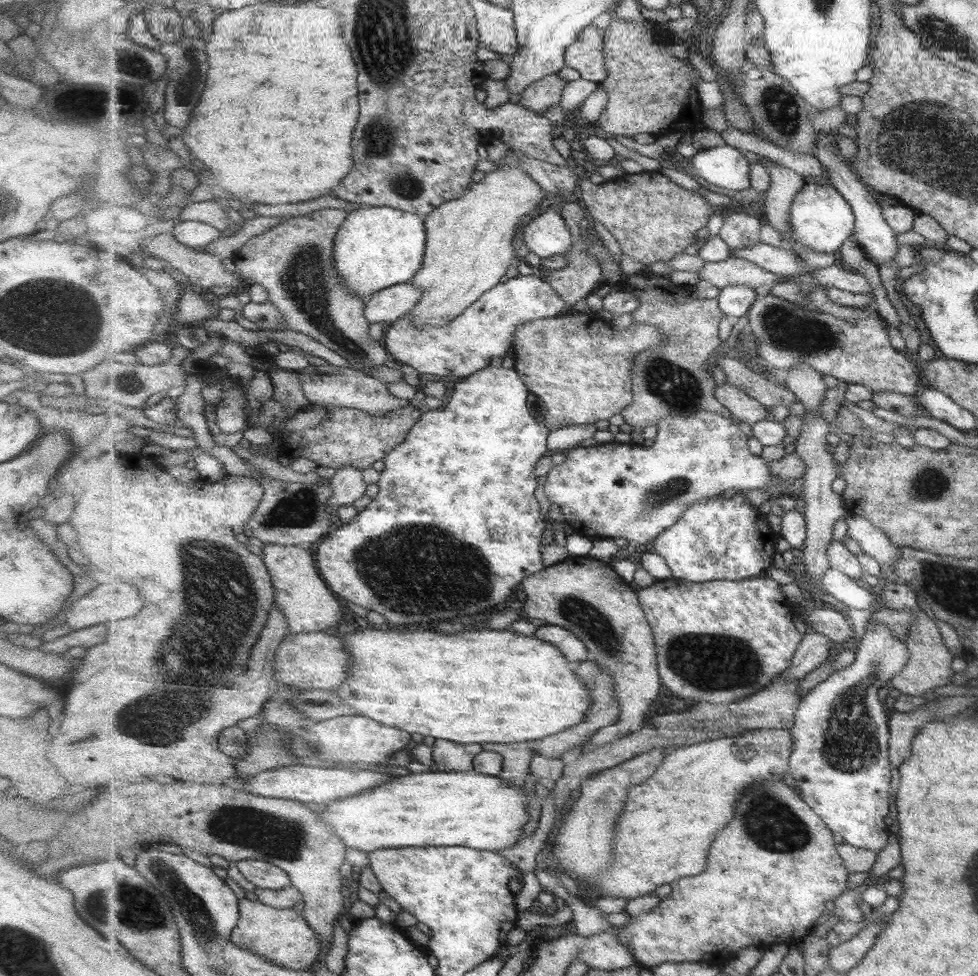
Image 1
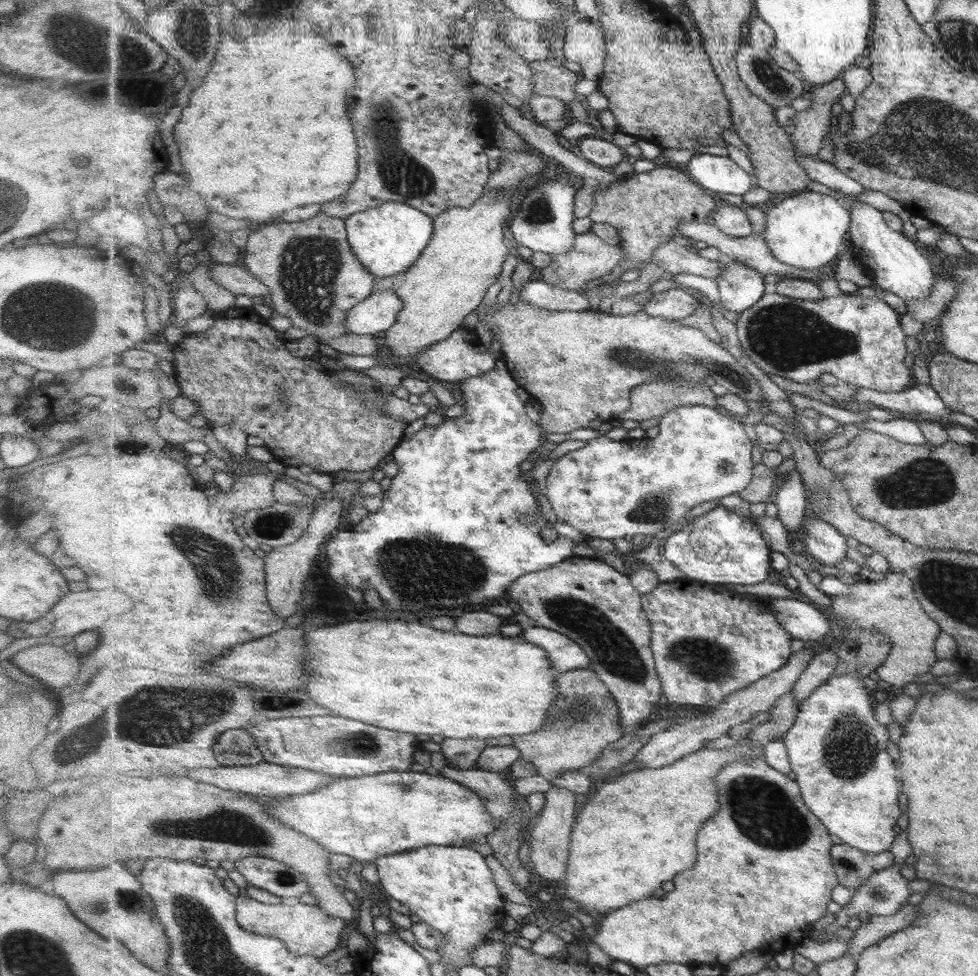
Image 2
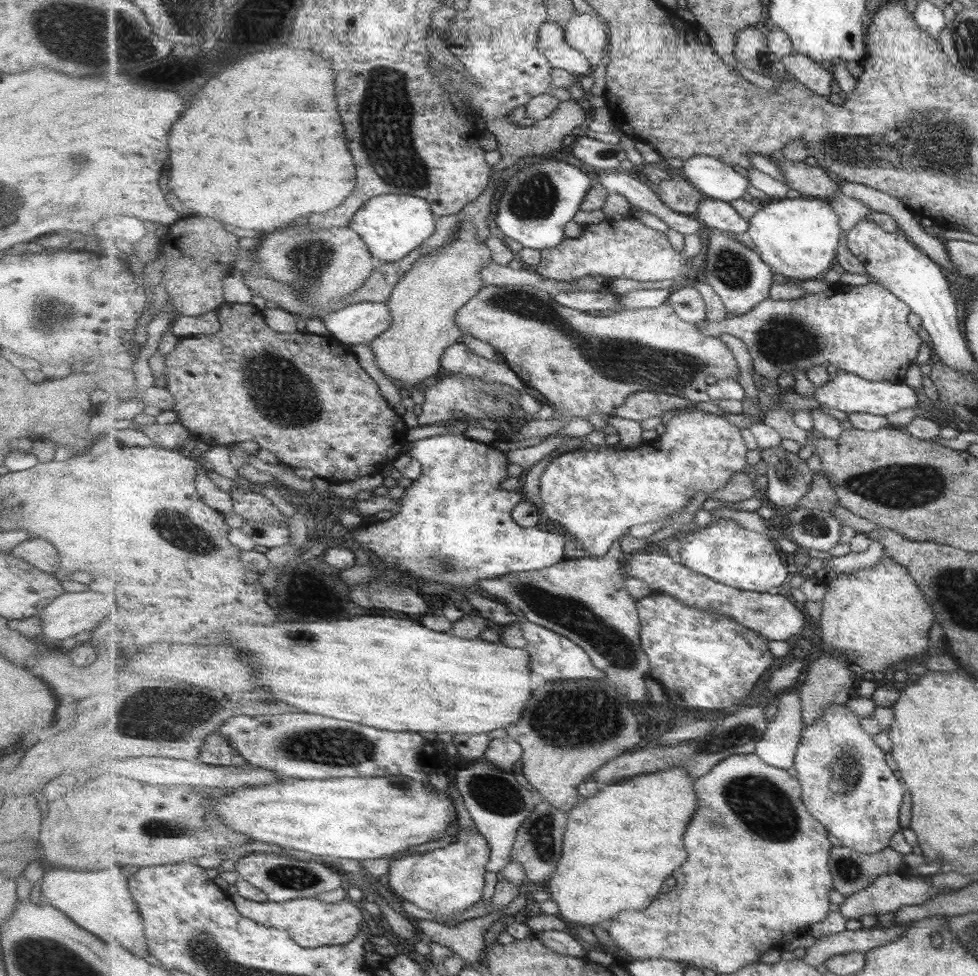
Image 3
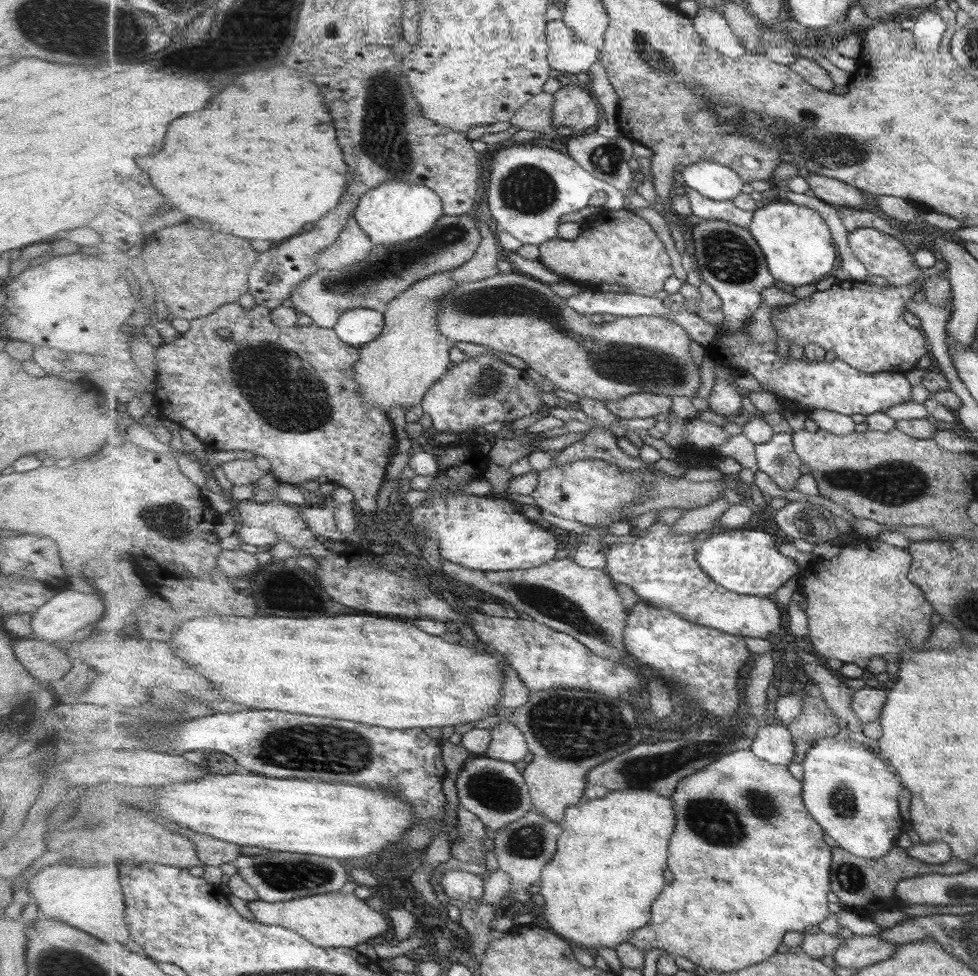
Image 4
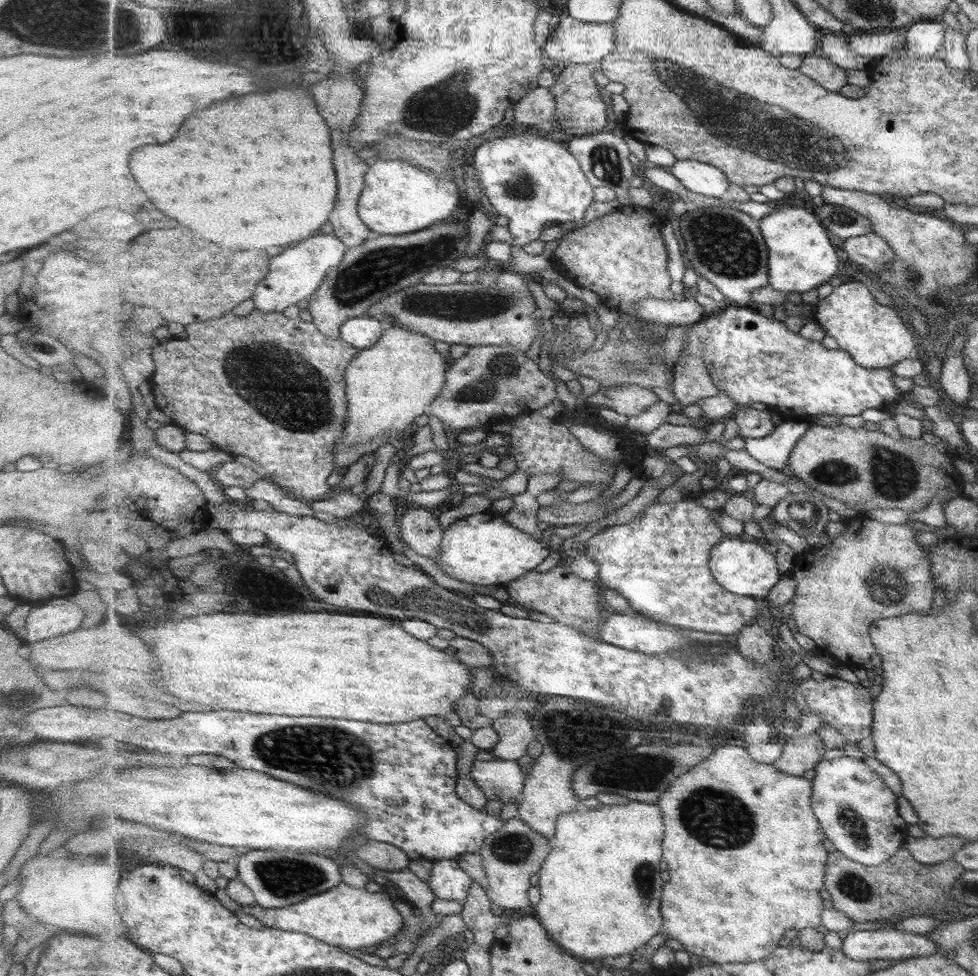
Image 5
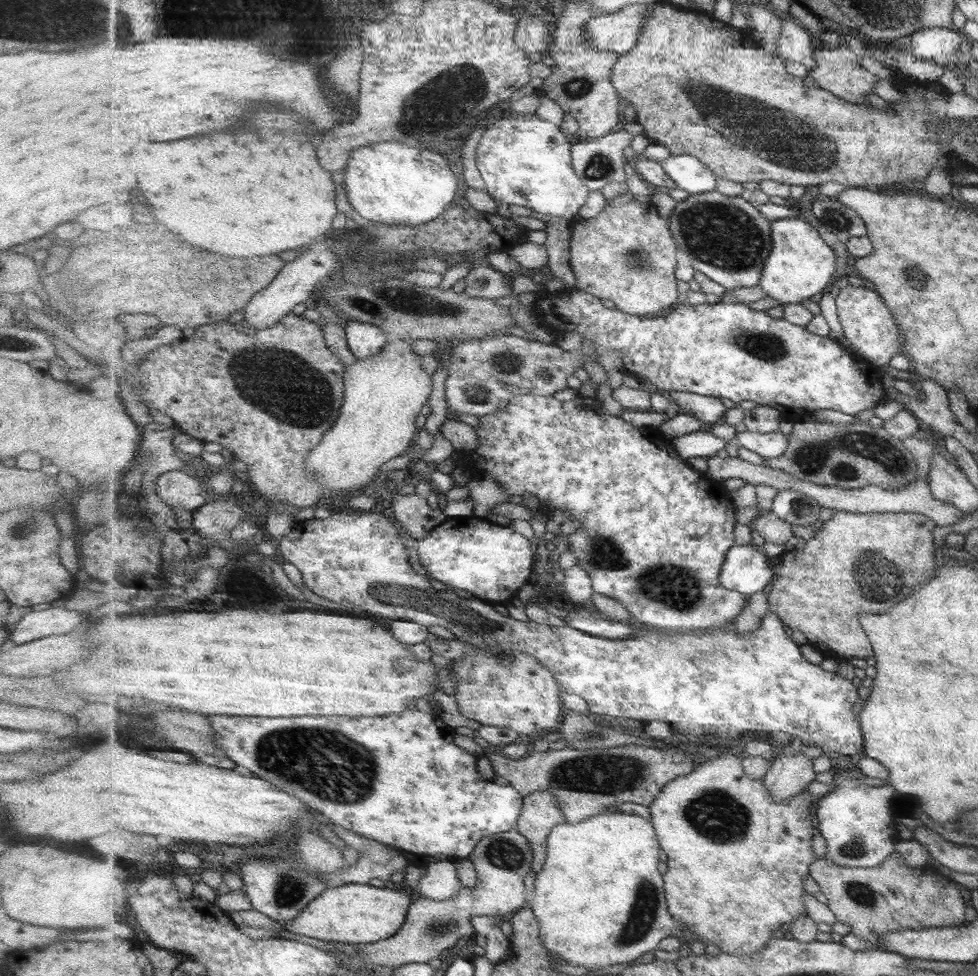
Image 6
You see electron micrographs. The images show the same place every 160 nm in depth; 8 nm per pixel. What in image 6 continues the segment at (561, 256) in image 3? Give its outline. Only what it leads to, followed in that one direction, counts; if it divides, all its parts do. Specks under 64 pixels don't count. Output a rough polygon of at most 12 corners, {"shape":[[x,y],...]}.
{"shape":[[652,203],[573,222],[578,288],[633,316],[679,303]]}

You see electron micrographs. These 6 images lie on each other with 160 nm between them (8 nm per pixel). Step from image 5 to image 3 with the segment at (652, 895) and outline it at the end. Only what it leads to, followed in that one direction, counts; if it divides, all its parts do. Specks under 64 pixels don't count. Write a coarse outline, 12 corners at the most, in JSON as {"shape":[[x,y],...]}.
{"shape":[[696,778],[569,811],[548,887],[570,931],[647,908],[687,861]]}

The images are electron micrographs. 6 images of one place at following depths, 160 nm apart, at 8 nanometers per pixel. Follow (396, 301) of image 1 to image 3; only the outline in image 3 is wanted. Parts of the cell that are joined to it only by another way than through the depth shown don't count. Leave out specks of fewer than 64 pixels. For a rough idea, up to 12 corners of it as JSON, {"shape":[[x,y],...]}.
{"shape":[[363,301],[321,321],[332,338],[370,345],[391,328],[388,302]]}

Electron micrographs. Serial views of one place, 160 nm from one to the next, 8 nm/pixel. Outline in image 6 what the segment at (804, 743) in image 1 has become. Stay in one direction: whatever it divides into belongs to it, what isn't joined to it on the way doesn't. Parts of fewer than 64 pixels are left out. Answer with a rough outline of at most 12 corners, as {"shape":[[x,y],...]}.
{"shape":[[833,773],[815,808],[827,860],[880,866],[901,840],[890,785]]}

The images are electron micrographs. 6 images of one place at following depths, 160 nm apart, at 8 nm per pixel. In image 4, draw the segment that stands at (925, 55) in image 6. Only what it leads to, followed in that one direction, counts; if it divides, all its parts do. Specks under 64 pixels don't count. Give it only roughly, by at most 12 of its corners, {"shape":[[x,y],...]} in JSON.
{"shape":[[933,8],[914,13],[921,52],[937,51],[946,24]]}

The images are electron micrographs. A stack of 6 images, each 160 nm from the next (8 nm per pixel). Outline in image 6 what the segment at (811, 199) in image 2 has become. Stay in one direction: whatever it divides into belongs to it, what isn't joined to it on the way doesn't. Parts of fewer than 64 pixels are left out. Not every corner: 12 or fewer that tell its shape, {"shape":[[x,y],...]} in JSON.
{"shape":[[797,216],[772,222],[760,284],[781,304],[827,288],[838,257]]}

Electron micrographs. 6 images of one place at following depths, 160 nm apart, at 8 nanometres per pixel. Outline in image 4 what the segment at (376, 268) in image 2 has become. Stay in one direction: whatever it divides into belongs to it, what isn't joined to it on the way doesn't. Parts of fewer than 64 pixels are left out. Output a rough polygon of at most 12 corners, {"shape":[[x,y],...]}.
{"shape":[[388,180],[354,212],[374,245],[427,235],[443,212],[425,184]]}

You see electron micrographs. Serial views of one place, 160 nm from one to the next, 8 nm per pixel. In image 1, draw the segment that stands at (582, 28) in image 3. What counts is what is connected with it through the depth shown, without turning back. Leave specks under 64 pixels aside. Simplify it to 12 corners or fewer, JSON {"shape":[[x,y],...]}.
{"shape":[[588,26],[566,50],[566,66],[598,84],[610,73],[604,29]]}

